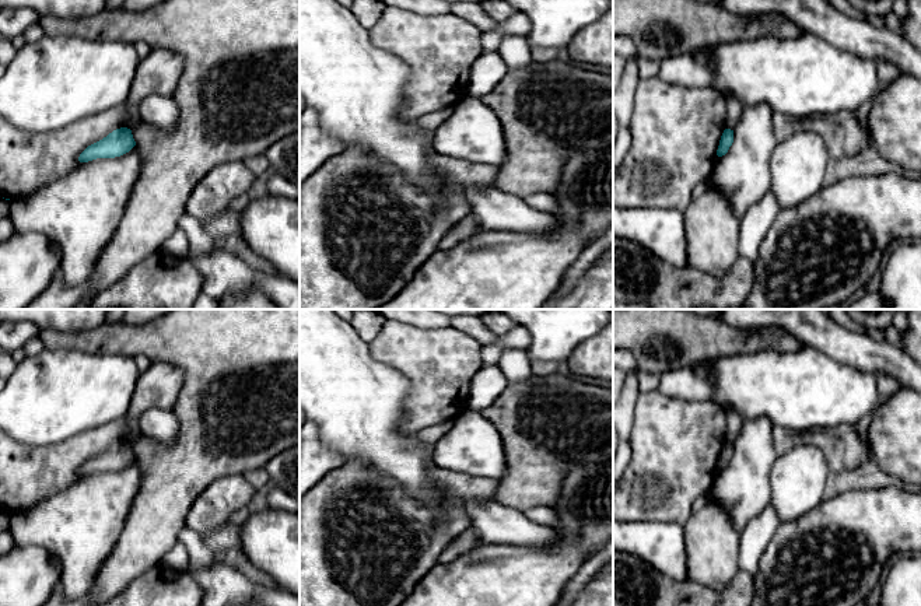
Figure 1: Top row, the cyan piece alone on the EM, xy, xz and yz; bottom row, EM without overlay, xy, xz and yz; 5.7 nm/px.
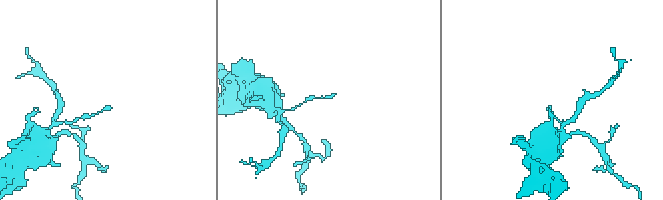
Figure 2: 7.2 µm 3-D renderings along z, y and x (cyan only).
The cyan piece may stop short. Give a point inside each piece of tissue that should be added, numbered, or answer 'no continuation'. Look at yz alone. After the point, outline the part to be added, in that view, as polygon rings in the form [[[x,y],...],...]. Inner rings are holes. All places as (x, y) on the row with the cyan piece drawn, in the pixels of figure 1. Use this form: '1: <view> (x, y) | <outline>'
no continuation

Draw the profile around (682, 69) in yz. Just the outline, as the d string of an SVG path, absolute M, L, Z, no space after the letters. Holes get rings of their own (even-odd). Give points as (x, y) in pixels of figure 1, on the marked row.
M689 53L659 62L659 77L666 83L691 88L711 87L712 81L710 69L697 63Z

